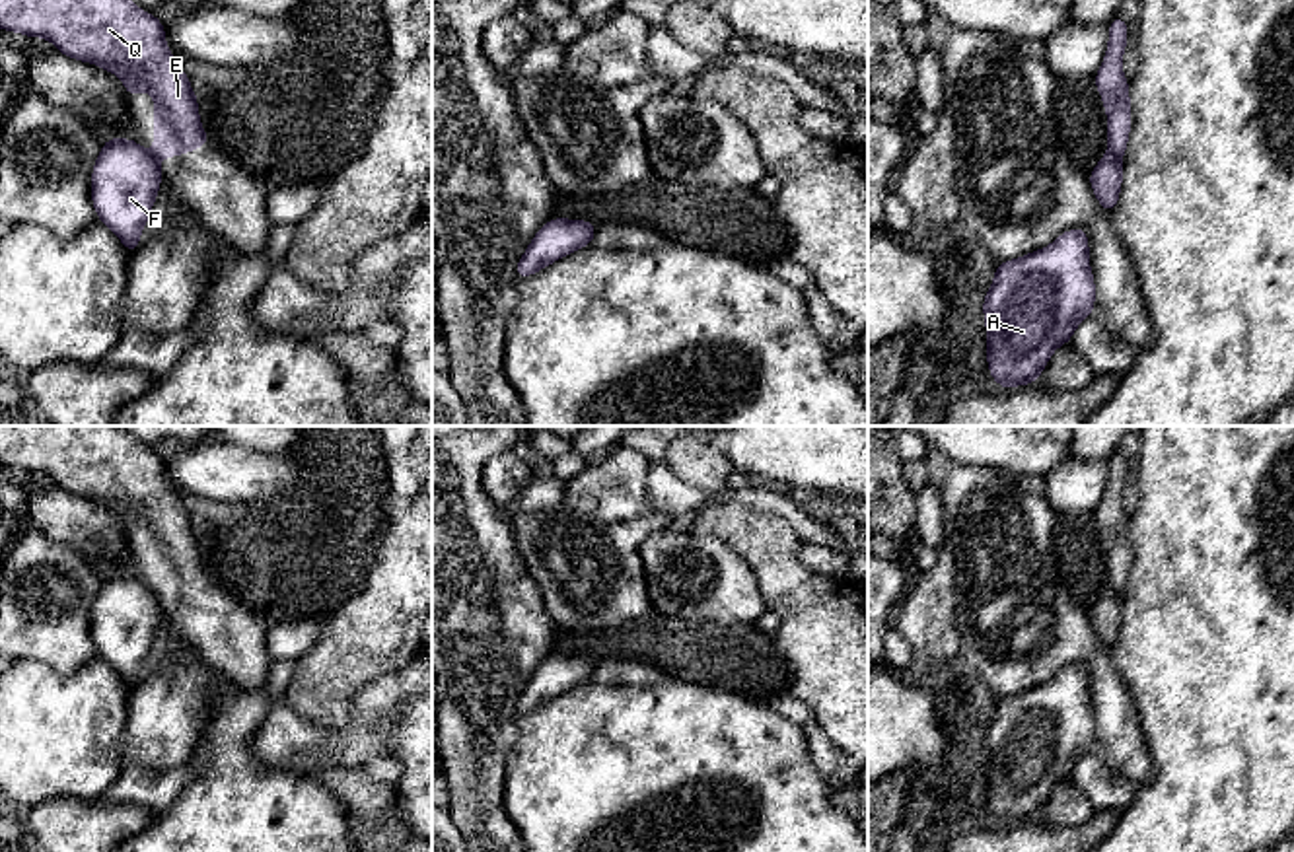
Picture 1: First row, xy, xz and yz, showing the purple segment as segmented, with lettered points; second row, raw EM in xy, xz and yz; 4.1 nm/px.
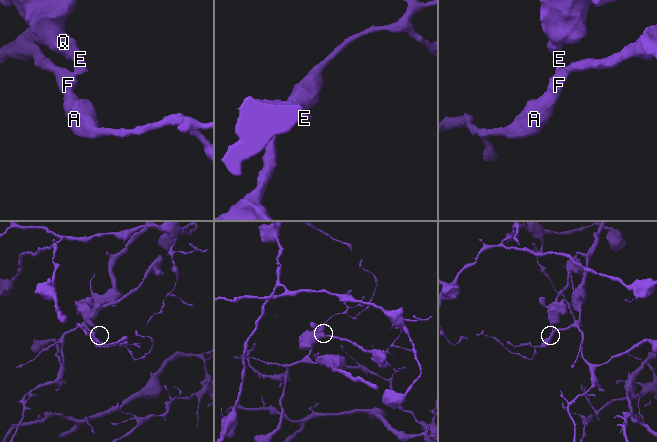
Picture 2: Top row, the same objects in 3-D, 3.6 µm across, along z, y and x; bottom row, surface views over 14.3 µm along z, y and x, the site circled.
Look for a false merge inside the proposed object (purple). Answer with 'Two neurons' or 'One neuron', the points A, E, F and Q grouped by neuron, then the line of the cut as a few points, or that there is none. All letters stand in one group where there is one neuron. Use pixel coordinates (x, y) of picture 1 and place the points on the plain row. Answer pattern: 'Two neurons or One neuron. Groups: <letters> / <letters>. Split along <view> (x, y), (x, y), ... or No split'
Two neurons. Groups: A F / E Q. Split along yz (1108, 586), (1119, 594)

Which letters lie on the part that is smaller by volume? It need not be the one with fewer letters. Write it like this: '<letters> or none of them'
E, Q

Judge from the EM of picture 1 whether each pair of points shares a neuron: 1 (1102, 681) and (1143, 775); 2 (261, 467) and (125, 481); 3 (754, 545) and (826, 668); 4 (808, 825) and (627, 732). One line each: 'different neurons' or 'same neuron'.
1: same neuron
2: different neurons
3: same neuron
4: same neuron

